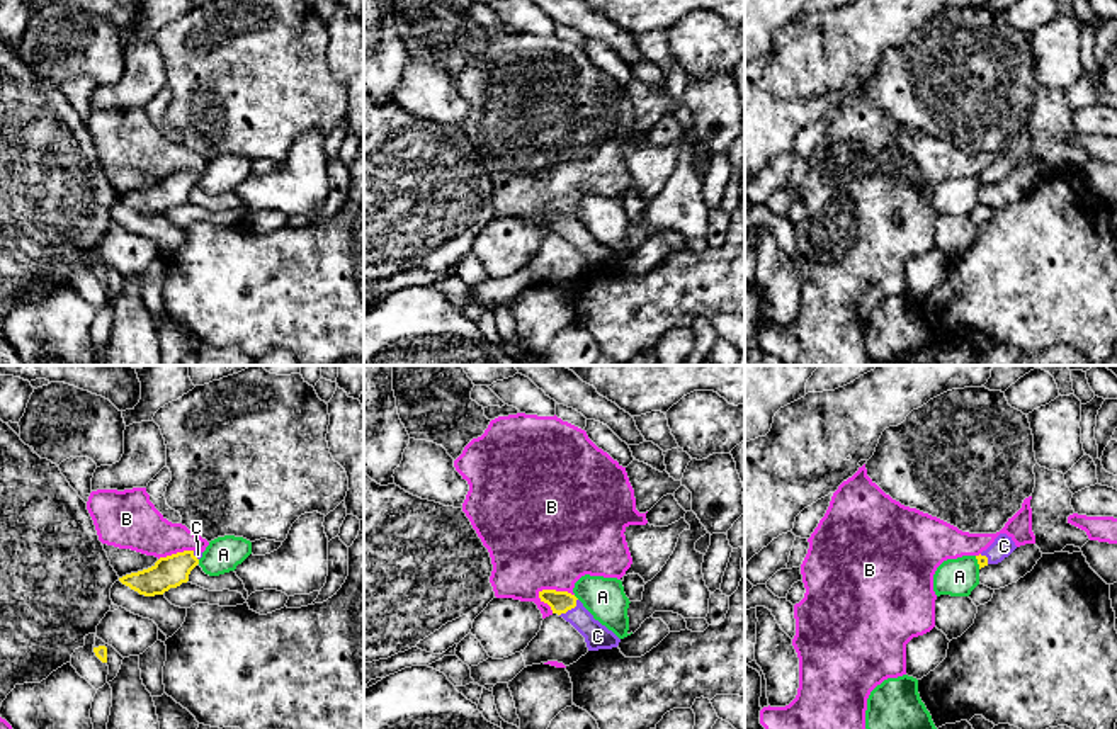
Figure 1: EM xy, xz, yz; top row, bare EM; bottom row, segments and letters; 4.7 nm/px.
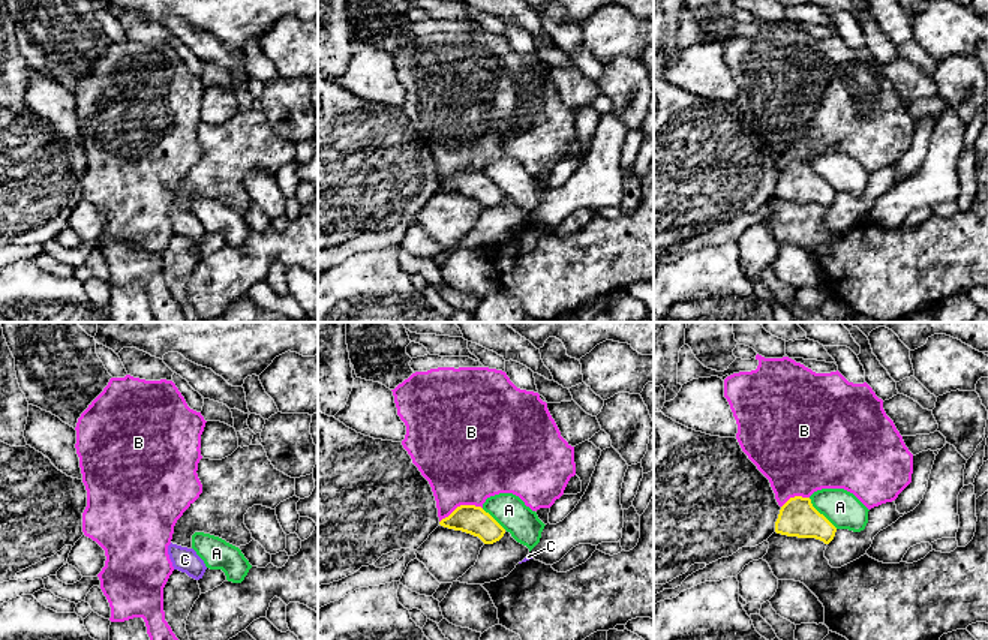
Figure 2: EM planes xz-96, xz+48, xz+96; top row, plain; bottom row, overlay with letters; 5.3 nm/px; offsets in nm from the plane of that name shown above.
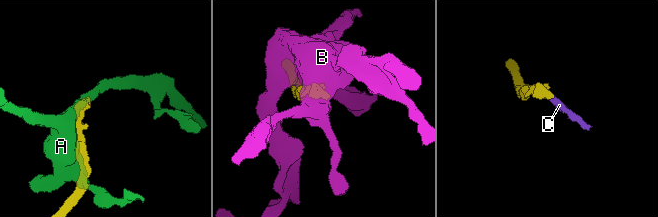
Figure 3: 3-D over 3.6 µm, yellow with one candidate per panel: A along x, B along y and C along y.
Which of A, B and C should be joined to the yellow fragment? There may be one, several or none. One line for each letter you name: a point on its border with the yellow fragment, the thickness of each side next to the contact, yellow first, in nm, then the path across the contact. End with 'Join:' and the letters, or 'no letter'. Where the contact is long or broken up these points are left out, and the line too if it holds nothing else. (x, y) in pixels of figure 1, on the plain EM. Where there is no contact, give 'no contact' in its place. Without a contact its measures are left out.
C: xz (570, 228) | 110/120 nm | across xz (560, 221), (570, 228), (597, 255)
Join: C

